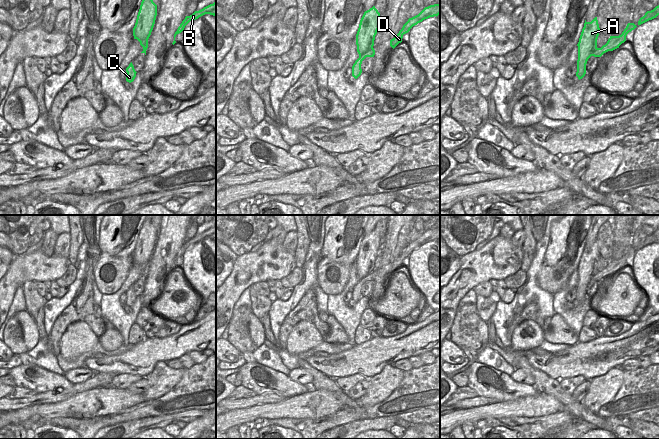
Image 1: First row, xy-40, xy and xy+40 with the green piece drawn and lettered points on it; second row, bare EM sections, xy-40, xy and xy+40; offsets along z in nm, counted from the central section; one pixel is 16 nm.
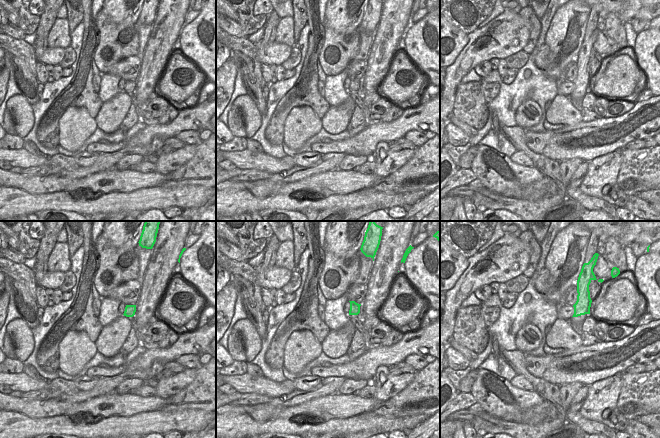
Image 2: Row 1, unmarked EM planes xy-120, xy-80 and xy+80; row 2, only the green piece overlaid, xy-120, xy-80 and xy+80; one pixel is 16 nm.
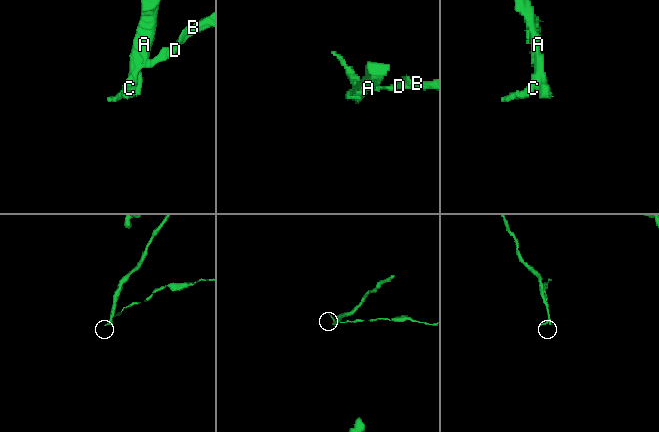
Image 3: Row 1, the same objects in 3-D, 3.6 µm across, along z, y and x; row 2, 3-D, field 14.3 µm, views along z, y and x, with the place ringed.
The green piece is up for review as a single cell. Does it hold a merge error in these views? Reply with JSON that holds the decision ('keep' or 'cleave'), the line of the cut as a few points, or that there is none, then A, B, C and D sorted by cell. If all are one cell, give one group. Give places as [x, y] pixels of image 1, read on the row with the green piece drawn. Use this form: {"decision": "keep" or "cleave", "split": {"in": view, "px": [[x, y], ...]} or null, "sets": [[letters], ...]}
{"decision": "cleave", "split": {"in": "xy+40", "px": [[598, 48], [582, 61], [579, 61]]}, "sets": [["A"], ["B", "C", "D"]]}

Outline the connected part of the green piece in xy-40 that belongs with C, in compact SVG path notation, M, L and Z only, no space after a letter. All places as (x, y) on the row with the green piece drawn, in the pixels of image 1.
M132 62L129 64L129 66L126 68L126 72L127 72L127 75L126 75L126 81L131 83L134 81L135 77L136 77L136 71L134 69L134 66L132 64Z

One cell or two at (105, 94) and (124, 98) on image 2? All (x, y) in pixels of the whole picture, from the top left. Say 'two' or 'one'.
two

